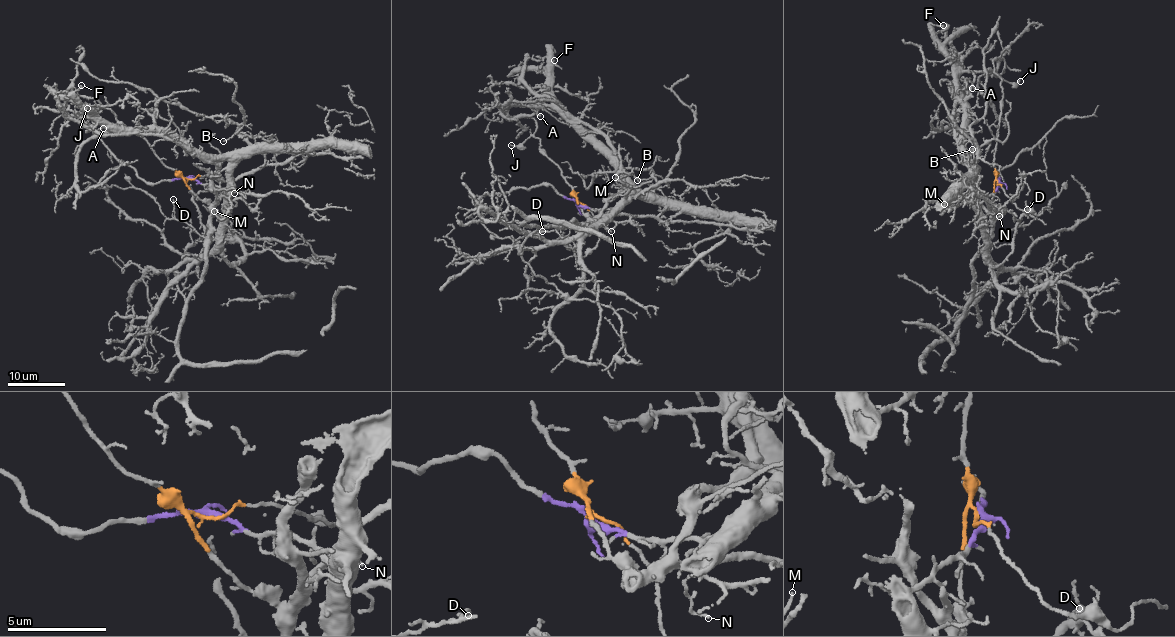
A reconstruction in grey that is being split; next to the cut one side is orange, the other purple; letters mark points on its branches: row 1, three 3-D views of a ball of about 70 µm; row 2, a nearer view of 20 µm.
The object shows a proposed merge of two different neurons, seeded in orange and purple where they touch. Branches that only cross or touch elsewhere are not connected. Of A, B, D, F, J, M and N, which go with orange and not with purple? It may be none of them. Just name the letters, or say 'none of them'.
D, J

